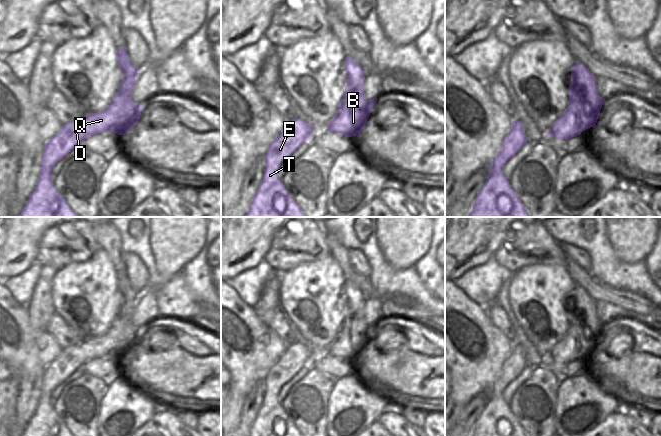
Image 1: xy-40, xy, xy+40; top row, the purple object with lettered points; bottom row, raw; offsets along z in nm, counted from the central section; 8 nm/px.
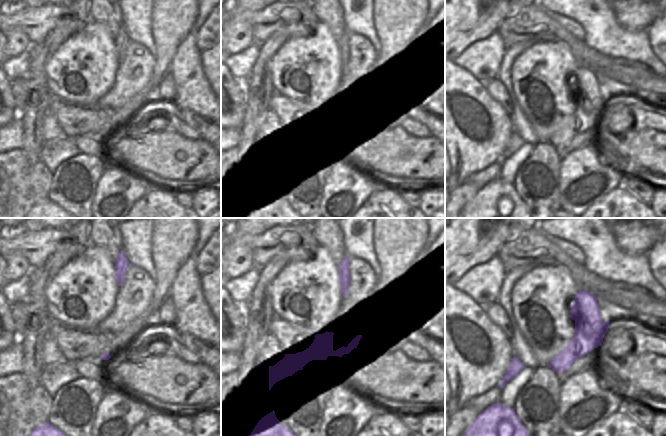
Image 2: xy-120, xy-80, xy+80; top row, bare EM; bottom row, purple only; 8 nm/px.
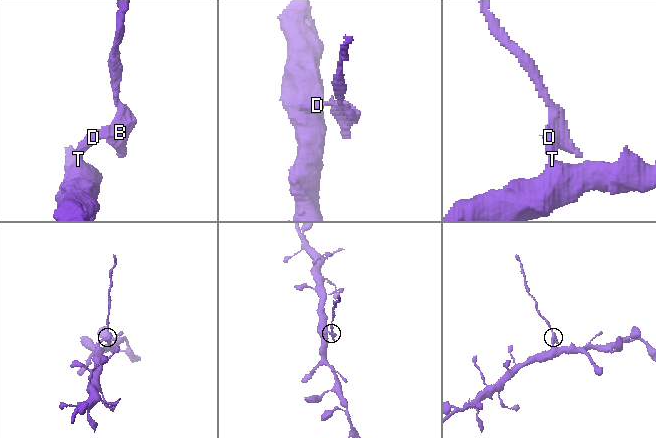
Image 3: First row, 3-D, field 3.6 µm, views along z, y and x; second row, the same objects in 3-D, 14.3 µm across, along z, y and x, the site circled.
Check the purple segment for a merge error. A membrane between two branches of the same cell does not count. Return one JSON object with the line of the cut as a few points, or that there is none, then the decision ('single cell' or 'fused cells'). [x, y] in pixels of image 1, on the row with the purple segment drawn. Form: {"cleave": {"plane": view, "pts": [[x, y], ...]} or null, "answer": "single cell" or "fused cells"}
{"cleave": {"plane": "xy-40", "pts": [[135, 103], [133, 112], [120, 121], [111, 131]]}, "answer": "fused cells"}

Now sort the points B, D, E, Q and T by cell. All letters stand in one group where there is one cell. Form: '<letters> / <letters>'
B / D E Q T

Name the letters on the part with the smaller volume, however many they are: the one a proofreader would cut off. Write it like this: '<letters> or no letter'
B

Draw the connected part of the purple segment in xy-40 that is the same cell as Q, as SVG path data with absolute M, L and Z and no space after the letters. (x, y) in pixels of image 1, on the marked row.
M122 81L117 94L104 111L84 115L80 121L64 124L61 130L45 143L39 180L19 217L79 217L55 188L51 170L76 145L92 135L112 131L118 123L133 114L136 103L129 95L130 89L133 89L133 86Z

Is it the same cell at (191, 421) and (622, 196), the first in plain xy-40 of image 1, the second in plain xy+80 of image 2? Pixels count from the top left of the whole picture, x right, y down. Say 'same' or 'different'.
different

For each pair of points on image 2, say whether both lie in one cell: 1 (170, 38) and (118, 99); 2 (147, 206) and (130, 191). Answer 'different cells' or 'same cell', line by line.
1: different cells
2: different cells

